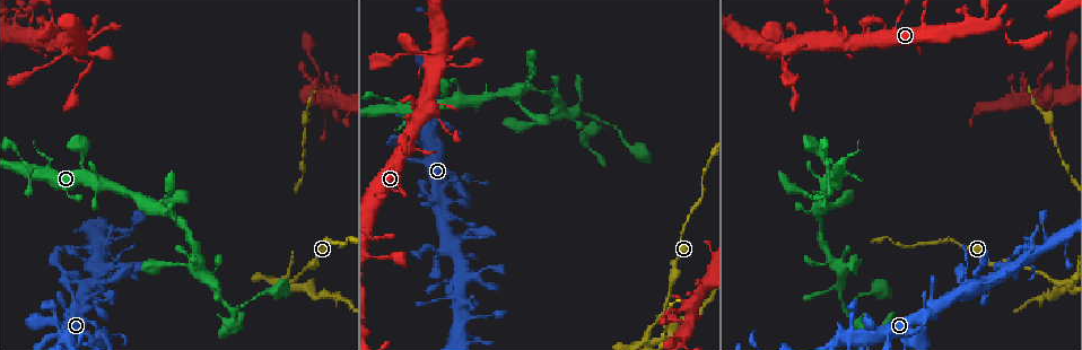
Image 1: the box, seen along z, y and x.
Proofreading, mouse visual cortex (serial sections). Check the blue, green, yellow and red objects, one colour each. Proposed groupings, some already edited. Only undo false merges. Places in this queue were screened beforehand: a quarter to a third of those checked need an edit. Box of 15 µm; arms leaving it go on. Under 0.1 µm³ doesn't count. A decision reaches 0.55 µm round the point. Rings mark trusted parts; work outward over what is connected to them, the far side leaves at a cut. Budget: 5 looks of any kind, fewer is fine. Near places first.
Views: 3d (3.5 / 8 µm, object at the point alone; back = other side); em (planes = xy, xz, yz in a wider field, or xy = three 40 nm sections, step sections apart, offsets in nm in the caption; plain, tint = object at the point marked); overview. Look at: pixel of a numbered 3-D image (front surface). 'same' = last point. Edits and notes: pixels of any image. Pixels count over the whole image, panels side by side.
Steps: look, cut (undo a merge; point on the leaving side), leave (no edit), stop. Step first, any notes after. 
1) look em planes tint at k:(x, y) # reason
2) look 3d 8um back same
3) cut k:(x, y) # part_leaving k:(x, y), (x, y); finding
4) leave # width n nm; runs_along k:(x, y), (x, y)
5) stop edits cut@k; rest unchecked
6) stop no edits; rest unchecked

look 3d 3.5um at 1:(178, 218)

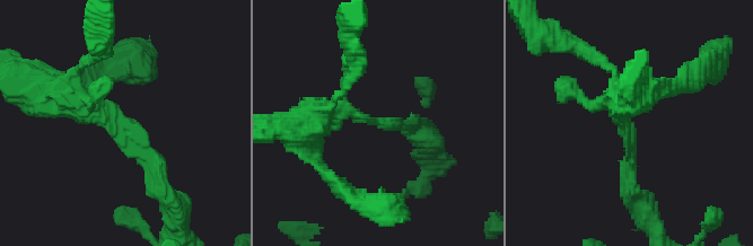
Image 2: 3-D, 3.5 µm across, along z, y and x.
look em planes plain at 2:(119, 122) # arm_widths 150, 400 nm

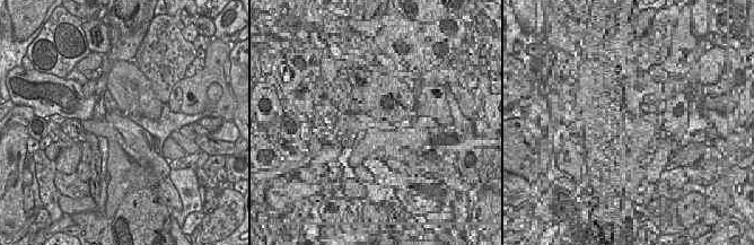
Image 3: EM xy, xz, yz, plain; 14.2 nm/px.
look em planes tint same # where the object lies

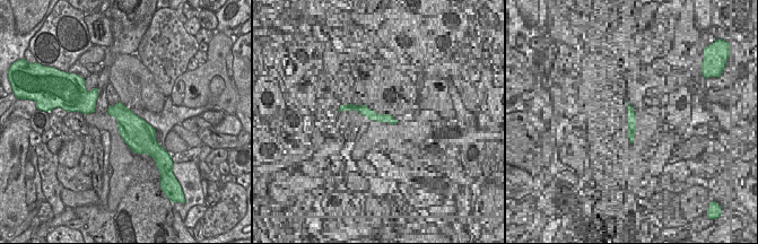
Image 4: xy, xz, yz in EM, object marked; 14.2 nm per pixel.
leave # runs_along 2:(58, 96), (121, 121), (158, 186); all the same cell

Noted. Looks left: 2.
look 3d 3.5um back at 1:(92, 60) # abrupt turn

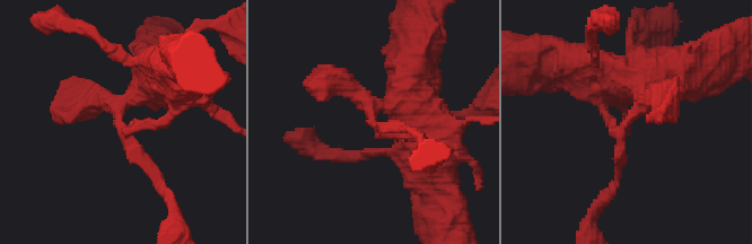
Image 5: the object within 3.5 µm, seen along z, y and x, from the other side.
look em xy step 3 tint at 5:(371, 122) # need the tissue

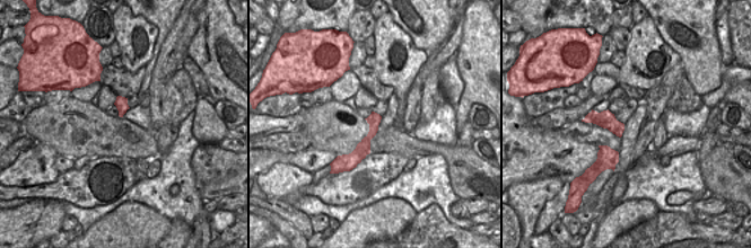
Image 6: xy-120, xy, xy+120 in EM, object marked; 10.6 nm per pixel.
leave # runs_along 6:(376, 116), (373, 132), (350, 165); one cell here

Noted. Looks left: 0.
stop no edits; rest unchecked

